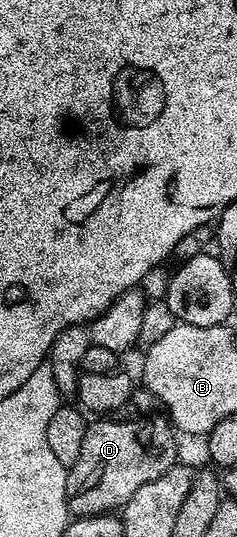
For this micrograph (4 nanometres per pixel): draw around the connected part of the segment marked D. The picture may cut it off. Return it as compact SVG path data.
M102 417L97 421L91 422L86 429L84 437L84 445L80 449L80 457L76 457L76 461L68 468L66 476L66 498L68 500L68 511L71 516L81 517L83 515L104 515L107 513L117 512L125 507L126 502L132 497L132 493L136 493L136 489L140 489L140 485L148 485L148 481L156 481L156 477L164 477L164 473L168 473L170 467L175 466L178 455L178 447L174 444L174 435L176 436L175 428L172 426L169 418L161 417L162 419L154 419L158 417L146 417L143 423L117 423L117 418Z

